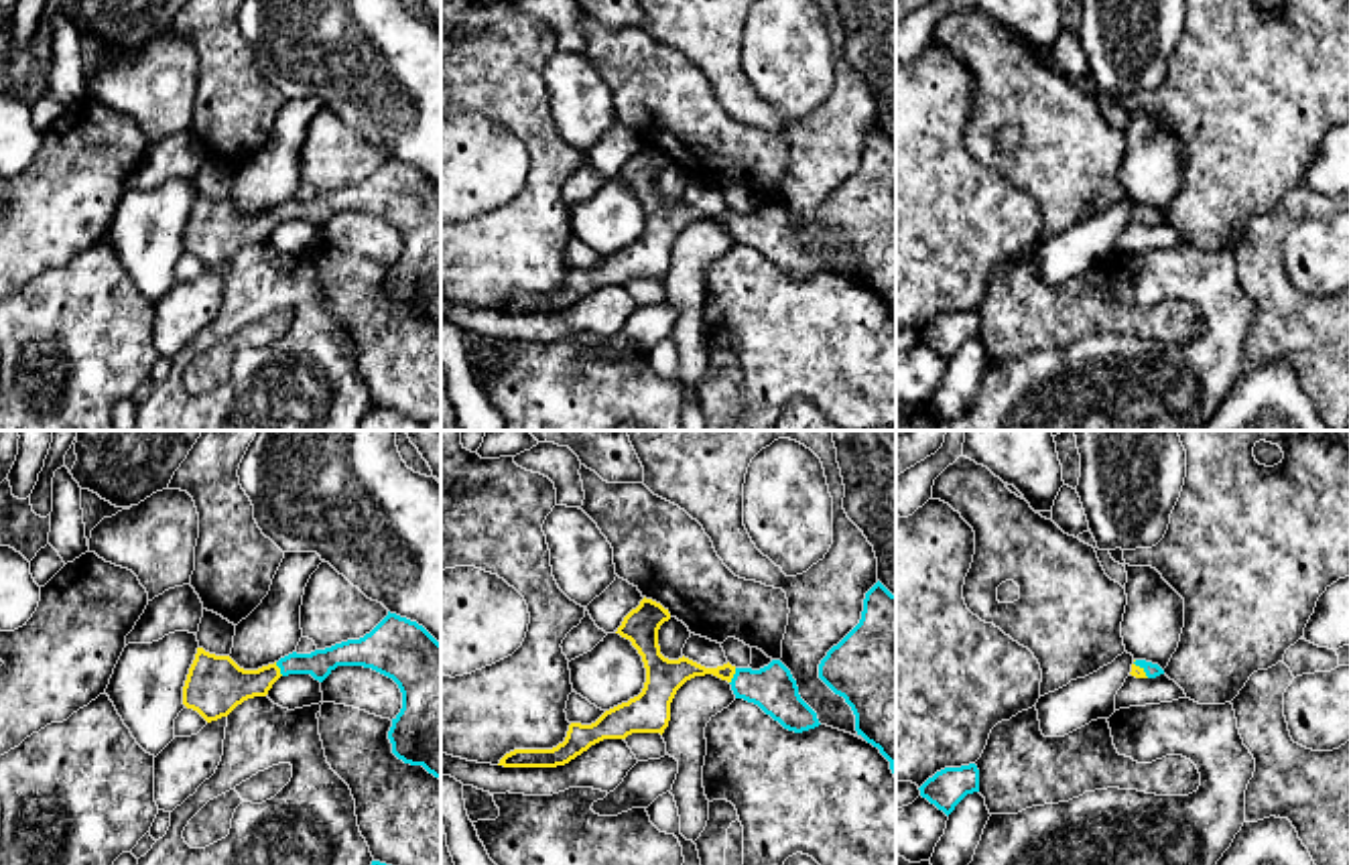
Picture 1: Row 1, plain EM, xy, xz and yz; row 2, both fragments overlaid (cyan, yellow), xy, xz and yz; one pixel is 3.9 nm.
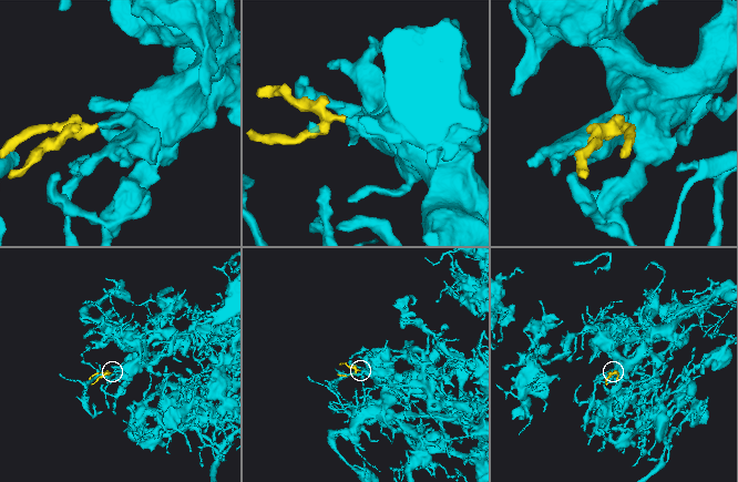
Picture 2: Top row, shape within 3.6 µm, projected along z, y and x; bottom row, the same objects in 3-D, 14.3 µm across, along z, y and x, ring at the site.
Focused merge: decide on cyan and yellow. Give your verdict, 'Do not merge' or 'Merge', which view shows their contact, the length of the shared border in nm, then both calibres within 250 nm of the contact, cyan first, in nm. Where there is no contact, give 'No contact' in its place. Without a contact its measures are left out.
Merge. Touches cyan in xz. Shared border 70 nm. Thickness 180 nm (cyan) against 120 nm

